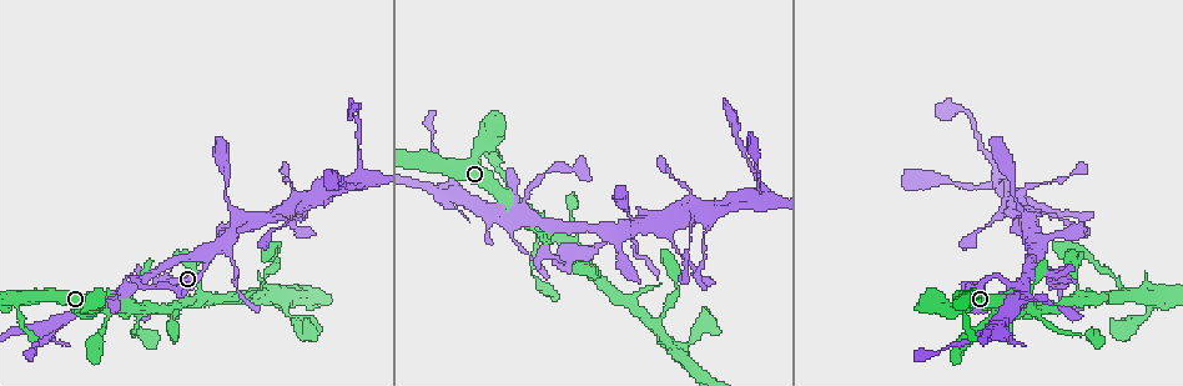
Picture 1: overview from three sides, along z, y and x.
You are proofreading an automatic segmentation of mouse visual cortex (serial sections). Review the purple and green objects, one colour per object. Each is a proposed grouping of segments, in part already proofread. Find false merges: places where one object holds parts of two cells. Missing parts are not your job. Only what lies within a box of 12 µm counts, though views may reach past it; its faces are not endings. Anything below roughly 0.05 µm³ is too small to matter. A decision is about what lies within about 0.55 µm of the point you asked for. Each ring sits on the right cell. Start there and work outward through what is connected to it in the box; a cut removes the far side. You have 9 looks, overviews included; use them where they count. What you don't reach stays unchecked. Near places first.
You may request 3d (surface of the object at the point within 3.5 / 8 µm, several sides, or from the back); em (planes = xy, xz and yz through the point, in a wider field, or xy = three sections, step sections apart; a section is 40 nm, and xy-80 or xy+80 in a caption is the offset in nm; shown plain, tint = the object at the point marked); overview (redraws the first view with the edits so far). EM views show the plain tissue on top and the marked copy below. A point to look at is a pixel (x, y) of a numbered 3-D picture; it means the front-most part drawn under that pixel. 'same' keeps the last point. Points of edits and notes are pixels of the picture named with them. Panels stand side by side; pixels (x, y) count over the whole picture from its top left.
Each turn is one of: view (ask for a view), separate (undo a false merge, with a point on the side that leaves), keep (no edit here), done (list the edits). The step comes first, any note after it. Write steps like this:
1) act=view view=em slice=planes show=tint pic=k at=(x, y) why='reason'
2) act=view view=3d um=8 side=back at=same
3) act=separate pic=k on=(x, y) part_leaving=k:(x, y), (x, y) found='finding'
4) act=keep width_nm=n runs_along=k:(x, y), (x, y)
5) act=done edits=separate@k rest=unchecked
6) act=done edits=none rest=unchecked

act=view view=3d um=8 pic=1 at=(1036, 245)

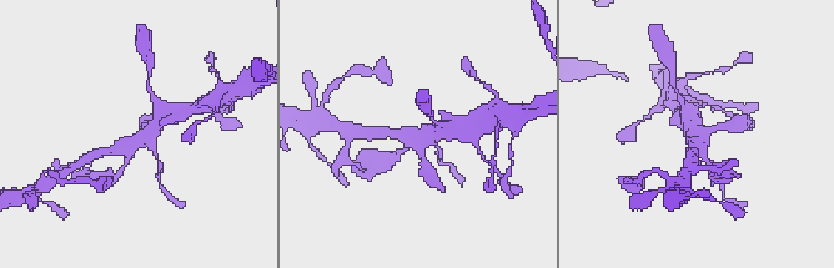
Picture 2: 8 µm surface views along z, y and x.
act=view view=3d um=3.5 pic=2 at=(696, 140)

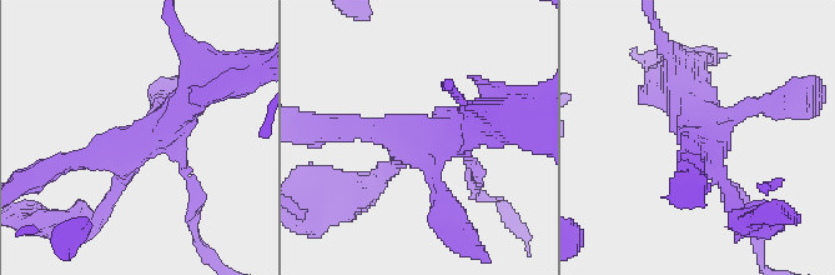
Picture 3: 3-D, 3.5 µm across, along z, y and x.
act=keep found='all the same cell'

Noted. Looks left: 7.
act=view view=3d um=3.5 pic=1 at=(132, 276) why='abrupt turn'

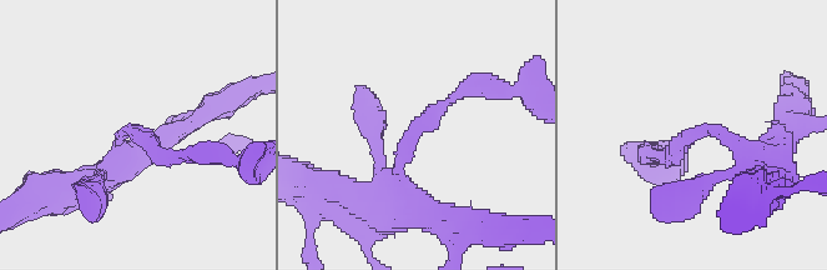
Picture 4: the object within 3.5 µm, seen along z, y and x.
act=view view=em slice=xy step=3 show=tint pic=4 at=(128, 126) arm_widths_nm=150,350

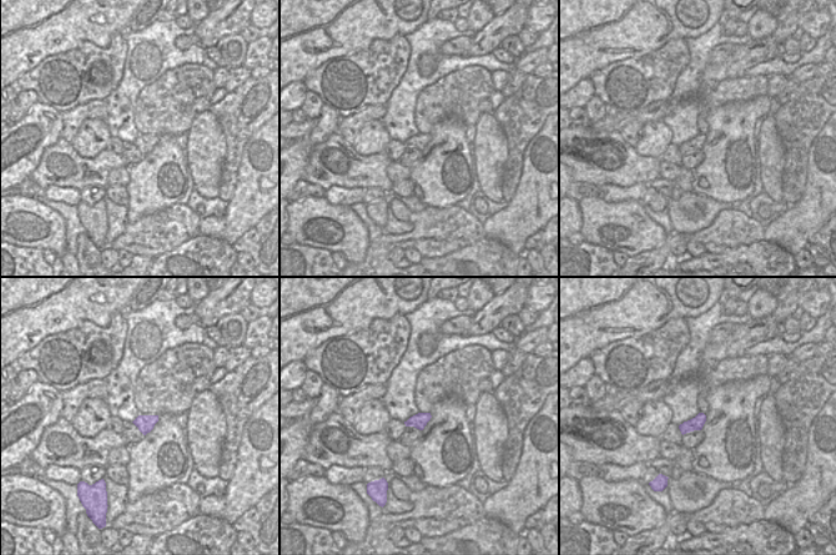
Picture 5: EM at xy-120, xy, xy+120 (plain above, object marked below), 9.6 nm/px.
act=keep found='all the same cell'

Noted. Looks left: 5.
act=view view=3d um=3.5 pic=1 at=(688, 215) why='small branch off a trunk'

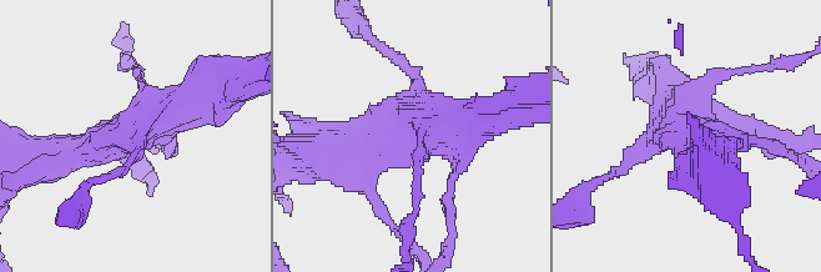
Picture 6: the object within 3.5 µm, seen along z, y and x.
act=view view=em slice=planes show=tint pic=6 at=(135, 129) why='shape alone is not enough'

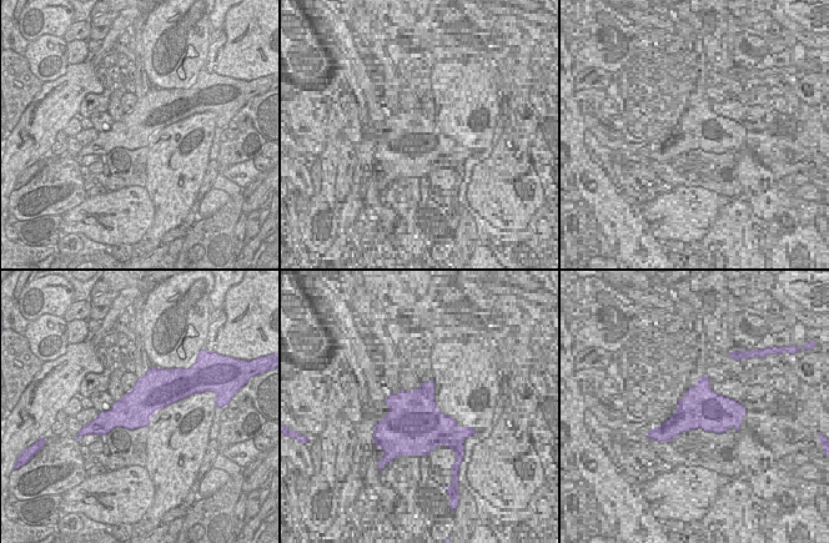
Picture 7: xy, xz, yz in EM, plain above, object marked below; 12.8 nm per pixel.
act=keep width_nm=480 runs_along=6:(58, 155), (111, 144), (206, 94) found='all the same cell'

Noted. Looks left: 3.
act=view view=3d um=3.5 side=back pic=1 at=(358, 115) why='abrupt turn'

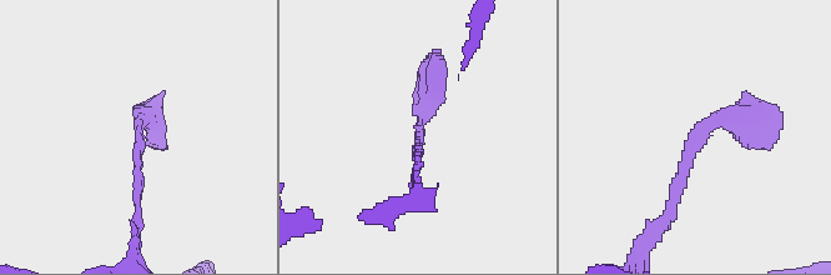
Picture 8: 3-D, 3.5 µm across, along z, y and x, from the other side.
act=view view=em slice=xy step=1 show=tint pic=8 at=(140, 136) why='need the tissue'

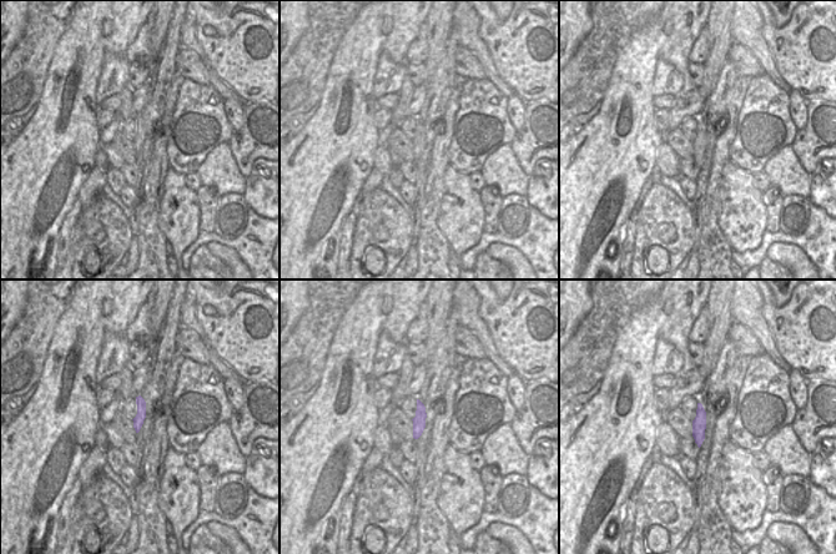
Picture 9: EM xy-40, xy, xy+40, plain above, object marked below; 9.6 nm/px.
act=keep runs_along=9:(139, 399), (141, 416), (137, 427) found='one cell here'

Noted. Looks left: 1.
act=done edits=none rest=unchecked

